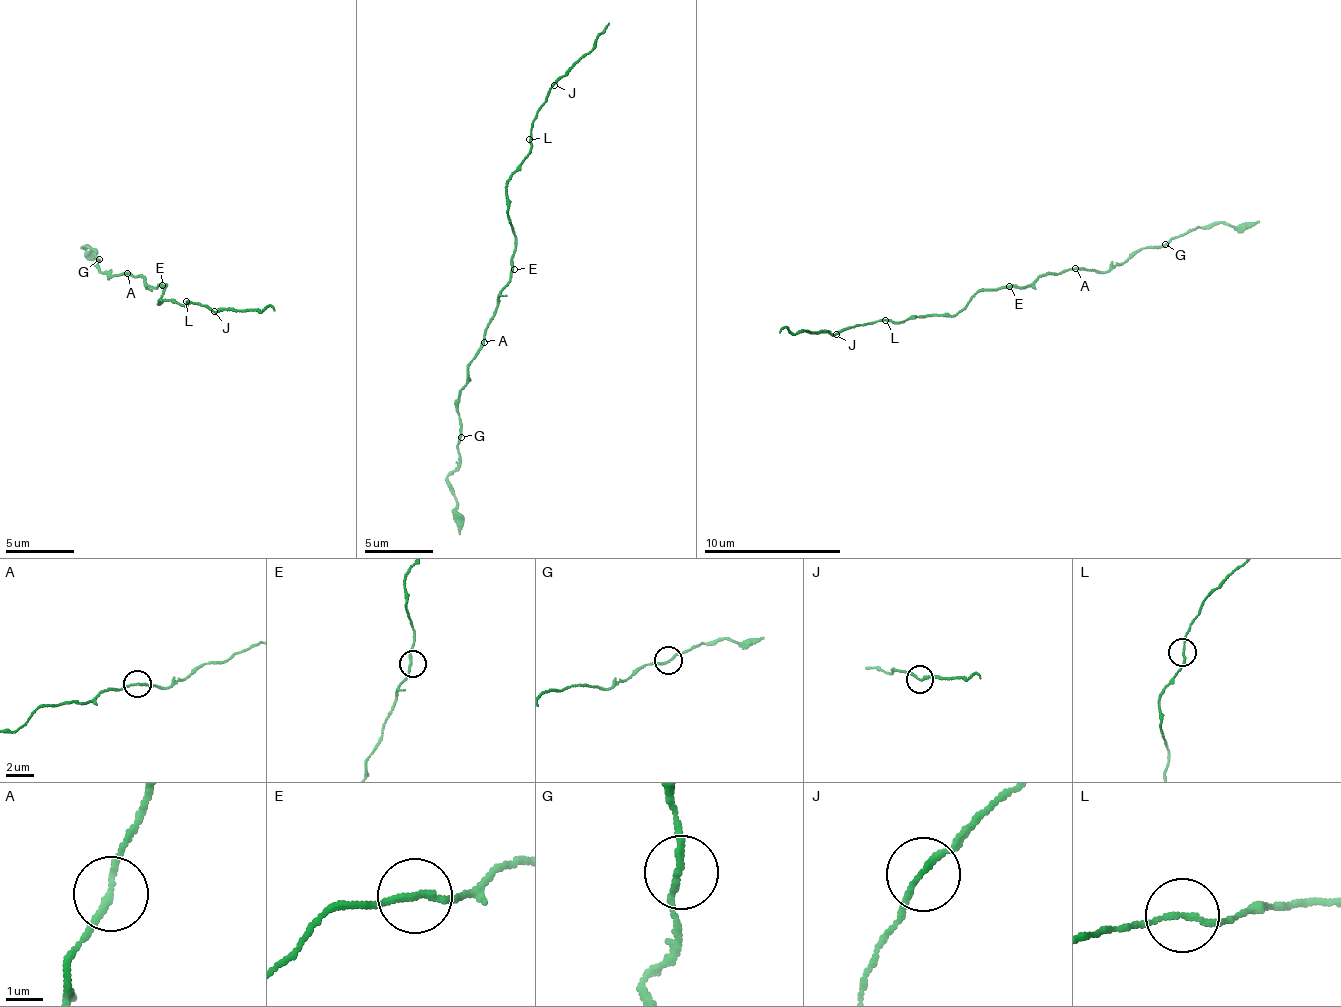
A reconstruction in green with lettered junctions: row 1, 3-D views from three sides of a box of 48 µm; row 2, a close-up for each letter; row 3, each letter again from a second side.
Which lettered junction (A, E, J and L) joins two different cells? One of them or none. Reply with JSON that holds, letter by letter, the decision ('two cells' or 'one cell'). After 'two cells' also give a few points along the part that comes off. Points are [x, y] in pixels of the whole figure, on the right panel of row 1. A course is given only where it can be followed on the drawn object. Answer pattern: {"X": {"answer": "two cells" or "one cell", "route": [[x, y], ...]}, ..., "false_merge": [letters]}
{"A": {"answer": "two cells", "route": [[1075, 269], [1110, 272], [1144, 247], [1165, 247], [1201, 226], [1260, 222]]}, "E": {"answer": "one cell"}, "J": {"answer": "one cell"}, "L": {"answer": "one cell"}, "false_merge": ["A"]}

